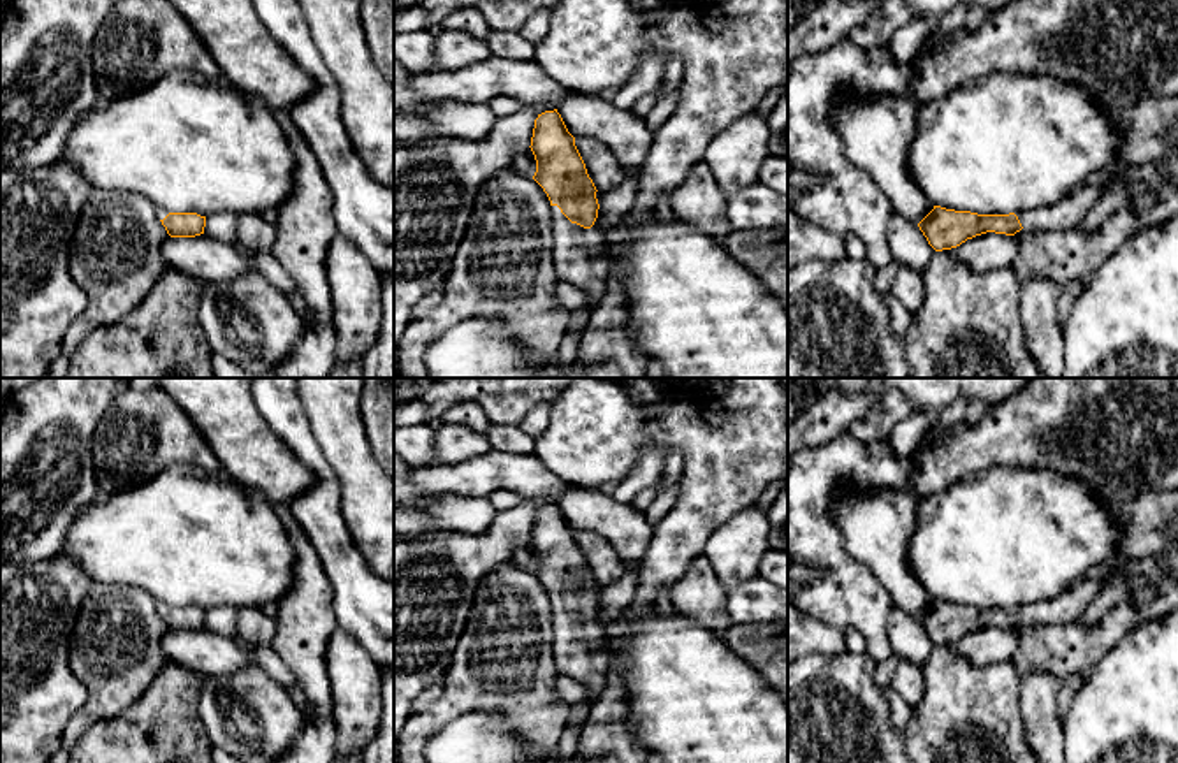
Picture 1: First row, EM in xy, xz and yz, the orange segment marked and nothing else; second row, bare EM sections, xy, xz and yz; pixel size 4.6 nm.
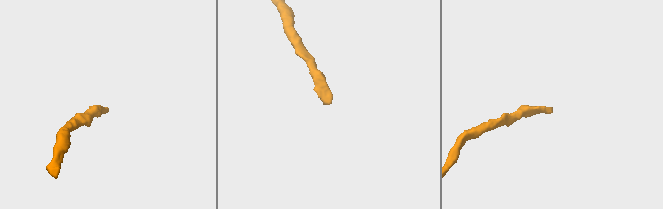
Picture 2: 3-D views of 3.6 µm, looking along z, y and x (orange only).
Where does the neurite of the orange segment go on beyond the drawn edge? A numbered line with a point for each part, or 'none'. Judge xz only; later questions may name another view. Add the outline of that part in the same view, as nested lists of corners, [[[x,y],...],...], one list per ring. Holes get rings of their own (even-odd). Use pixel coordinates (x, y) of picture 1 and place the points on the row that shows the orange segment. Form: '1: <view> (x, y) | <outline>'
1: xz (579, 255) | [[[552,206],[552,232],[557,278],[580,288],[587,297],[585,308],[593,313],[607,290],[607,239],[594,227],[575,229],[557,206]]]

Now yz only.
1: yz (1152, 180) | [[[1178,153],[1160,164],[1120,165],[1115,178],[1104,186],[1081,186],[1060,202],[1030,211],[1014,213],[1022,227],[1029,232],[1062,232],[1071,230],[1085,220],[1097,199],[1116,181],[1131,183],[1131,202],[1157,199],[1178,186]]]

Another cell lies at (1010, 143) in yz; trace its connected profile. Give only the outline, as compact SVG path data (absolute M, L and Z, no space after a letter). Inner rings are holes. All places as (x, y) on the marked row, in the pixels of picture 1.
M999 72L916 107L907 167L934 206L1009 214L1069 197L1118 146L1115 114L1081 86Z

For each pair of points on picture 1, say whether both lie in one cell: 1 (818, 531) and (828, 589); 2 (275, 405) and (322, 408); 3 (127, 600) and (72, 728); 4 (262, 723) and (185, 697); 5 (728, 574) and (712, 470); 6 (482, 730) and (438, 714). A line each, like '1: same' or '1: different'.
1: same
2: different
3: same
4: different
5: different
6: different

